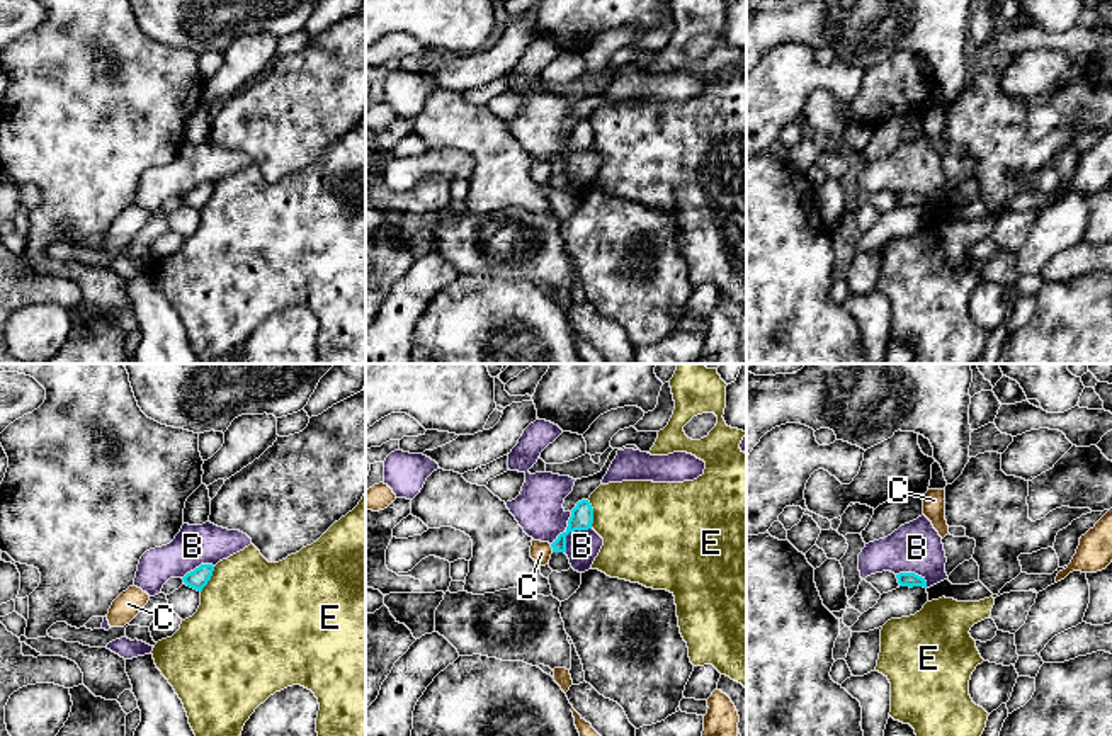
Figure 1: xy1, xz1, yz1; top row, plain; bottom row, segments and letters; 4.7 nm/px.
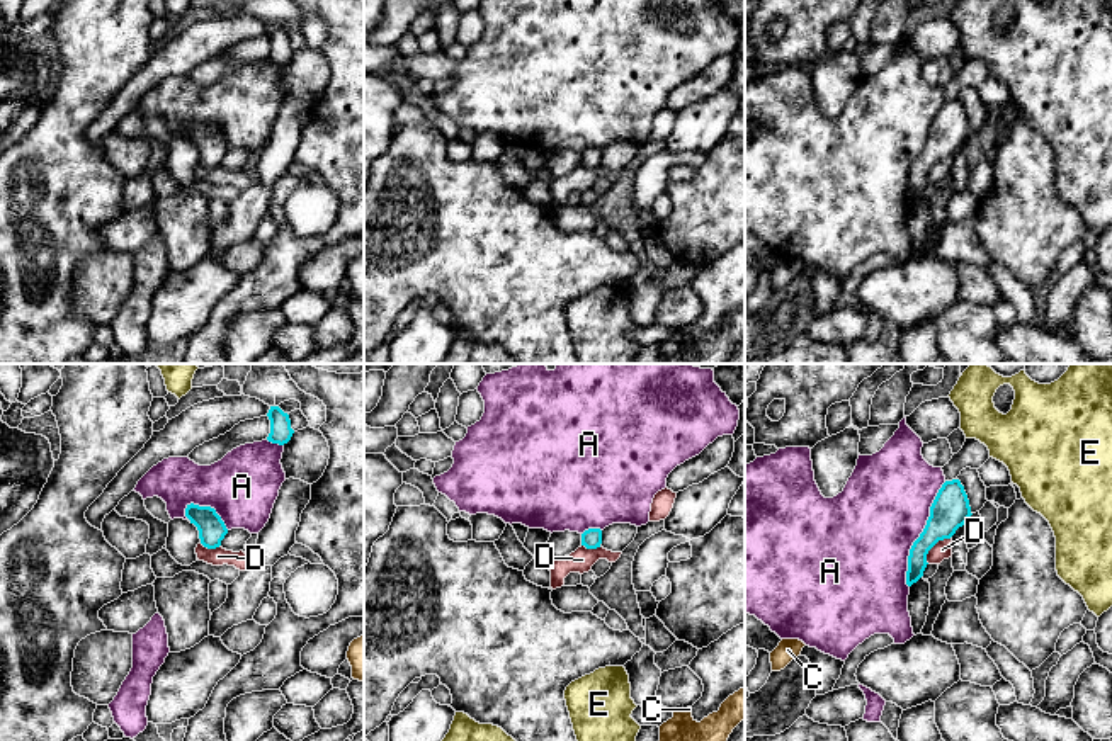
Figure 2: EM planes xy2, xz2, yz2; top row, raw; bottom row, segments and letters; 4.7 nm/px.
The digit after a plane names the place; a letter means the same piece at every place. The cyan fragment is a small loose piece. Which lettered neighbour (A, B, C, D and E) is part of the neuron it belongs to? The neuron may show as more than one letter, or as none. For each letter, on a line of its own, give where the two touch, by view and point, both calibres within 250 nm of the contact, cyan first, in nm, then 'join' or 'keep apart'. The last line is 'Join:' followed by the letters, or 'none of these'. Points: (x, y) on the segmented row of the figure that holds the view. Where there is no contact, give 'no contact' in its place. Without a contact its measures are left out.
A: contact yz2 (920, 534); calibres 180 and 440 nm; keep apart
B: contact xz1 (570, 531); calibres 110 and 160 nm; keep apart
C: contact xz1 (551, 546); calibres 110 and 100 nm; keep apart
D: contact yz2 (934, 544); calibres 180 and 90 nm; keep apart
E: contact xz1 (592, 514); calibres 110 and 420 nm; keep apart
Join: none of these

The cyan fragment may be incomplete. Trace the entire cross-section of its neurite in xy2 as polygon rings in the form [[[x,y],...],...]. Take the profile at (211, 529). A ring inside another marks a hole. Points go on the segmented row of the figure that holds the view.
[[[190,503],[185,508],[185,517],[197,527],[204,547],[216,549],[221,546],[228,529],[214,508]]]

